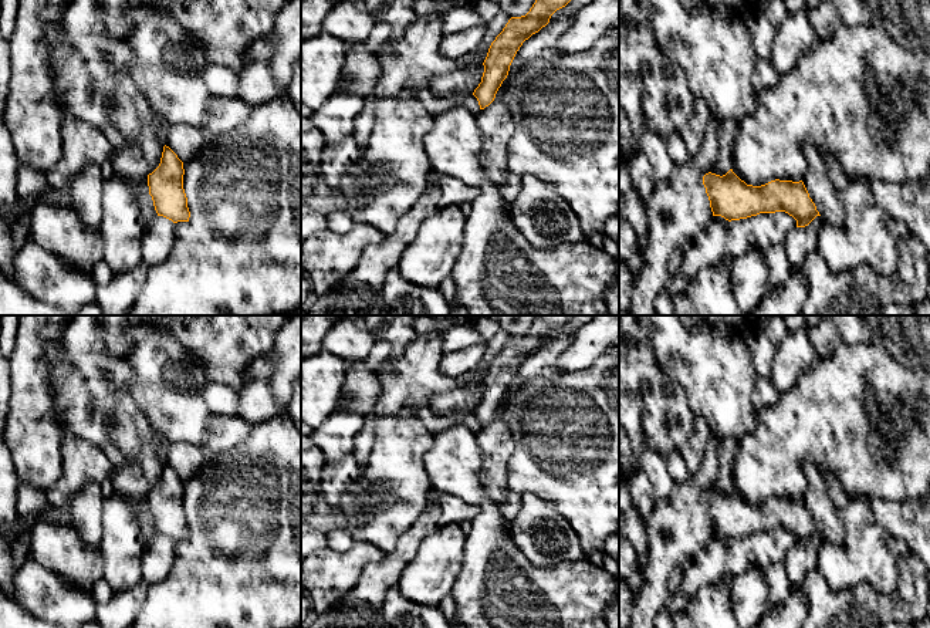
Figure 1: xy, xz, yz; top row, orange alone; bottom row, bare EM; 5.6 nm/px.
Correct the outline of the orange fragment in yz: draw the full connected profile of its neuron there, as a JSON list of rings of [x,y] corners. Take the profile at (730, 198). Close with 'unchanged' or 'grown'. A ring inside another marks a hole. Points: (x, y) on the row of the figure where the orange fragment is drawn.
[[[730,169],[723,176],[706,173],[703,185],[713,216],[721,216],[728,222],[760,213],[785,212],[797,220],[797,227],[805,227],[821,216],[802,180],[775,179],[761,186],[753,186]]]; unchanged

